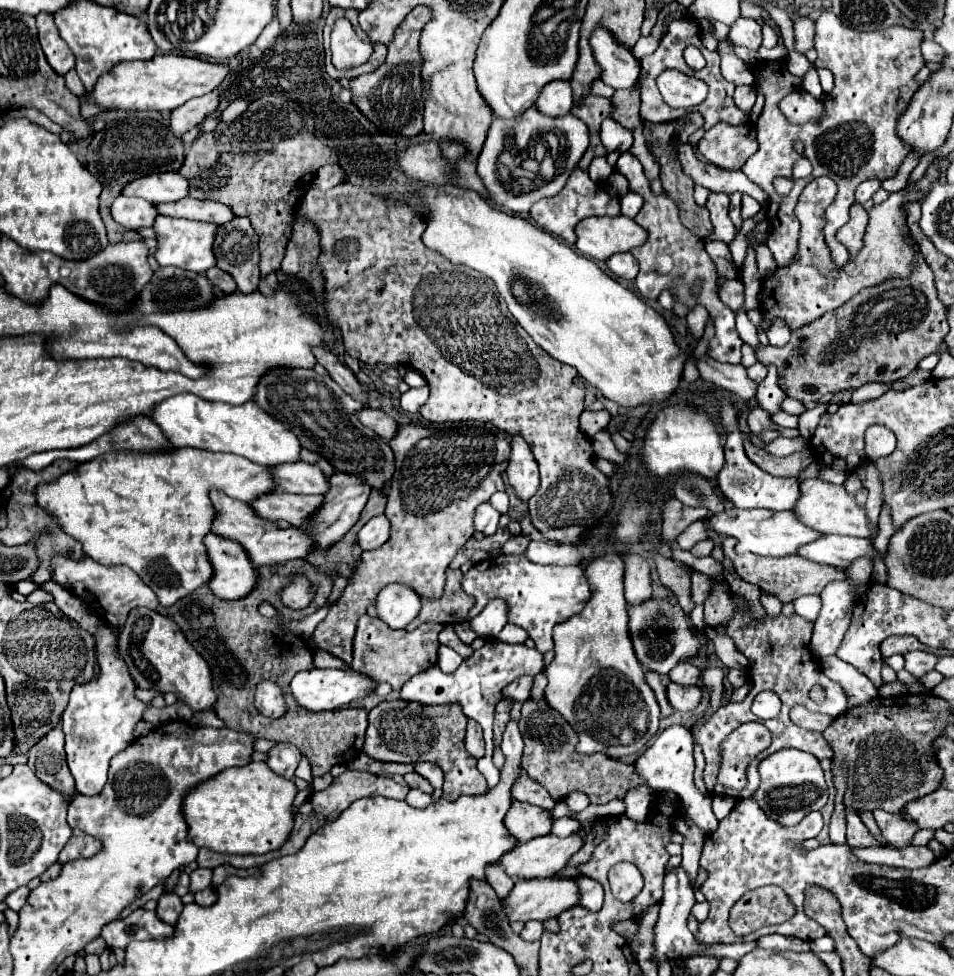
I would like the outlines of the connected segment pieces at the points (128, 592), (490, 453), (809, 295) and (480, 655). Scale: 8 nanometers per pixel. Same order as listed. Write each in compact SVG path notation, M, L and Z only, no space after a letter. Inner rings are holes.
M54 554L52 562L50 562L50 572L52 572L52 580L56 584L70 590L74 596L82 598L82 602L90 604L96 598L96 604L100 602L100 610L108 612L106 622L112 624L114 628L124 626L126 616L132 608L146 606L146 608L156 610L160 604L154 590L150 590L150 586L146 586L128 566L104 566L104 564L94 562L90 556L74 560L74 558L66 558L62 554Z
M400 426L396 436L390 440L390 446L396 454L396 472L392 476L392 486L388 492L386 518L392 524L392 534L386 544L376 550L362 552L360 566L354 570L354 578L350 578L342 596L330 606L328 616L316 626L312 644L318 650L326 650L332 656L338 656L346 664L352 662L352 638L356 634L356 622L366 614L366 608L376 602L378 592L388 582L408 582L418 590L422 598L440 598L444 590L444 572L456 552L466 544L466 540L474 534L474 510L480 502L490 500L490 496L498 490L504 490L502 474L508 466L510 442L504 436L494 434L484 426L444 426L444 428L424 428L424 426Z
M814 178L804 192L800 194L800 212L802 212L802 234L800 234L800 252L792 266L778 268L772 276L764 278L760 292L760 306L764 308L762 326L768 328L774 316L782 316L792 330L820 318L824 312L830 312L850 300L856 292L868 286L878 286L890 278L908 278L914 272L916 250L908 238L908 222L904 212L908 188L894 192L882 204L874 206L868 216L868 228L864 236L864 248L860 250L854 262L848 262L844 268L836 268L830 260L830 250L822 238L824 210L832 204L838 188L830 178Z
M486 640L486 644L480 650L476 650L474 656L466 658L458 666L456 672L446 674L438 666L432 666L430 670L420 672L414 678L410 678L400 690L400 700L420 702L420 704L426 704L426 706L460 704L464 714L468 718L474 718L484 728L486 754L477 761L477 769L486 778L488 786L494 788L498 784L498 778L500 778L500 770L494 766L492 761L494 708L500 702L500 692L514 678L518 678L522 674L538 674L542 670L544 670L542 652L538 652L536 648L528 648L528 646L522 646L522 644L510 646L510 644L502 644L500 640Z

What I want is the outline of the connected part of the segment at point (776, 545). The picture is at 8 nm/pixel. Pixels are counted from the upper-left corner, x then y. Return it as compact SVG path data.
M728 508L722 514L714 514L708 518L708 528L722 536L736 538L735 551L754 552L762 556L786 556L796 554L796 550L812 542L820 536L820 532L804 526L792 512L774 512L774 510L742 510L742 508Z

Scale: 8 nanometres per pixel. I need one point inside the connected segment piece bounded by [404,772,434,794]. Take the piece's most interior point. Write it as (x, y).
(414, 780)

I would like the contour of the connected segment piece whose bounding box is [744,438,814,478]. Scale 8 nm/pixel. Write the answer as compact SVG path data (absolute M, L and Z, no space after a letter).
M748 438L744 440L744 450L746 450L746 456L762 470L766 470L768 474L772 476L792 476L796 478L798 472L802 468L806 468L814 456L810 450L802 450L802 452L794 452L790 456L784 456L784 458L778 458L778 456L772 456L768 454L766 450L754 446Z

